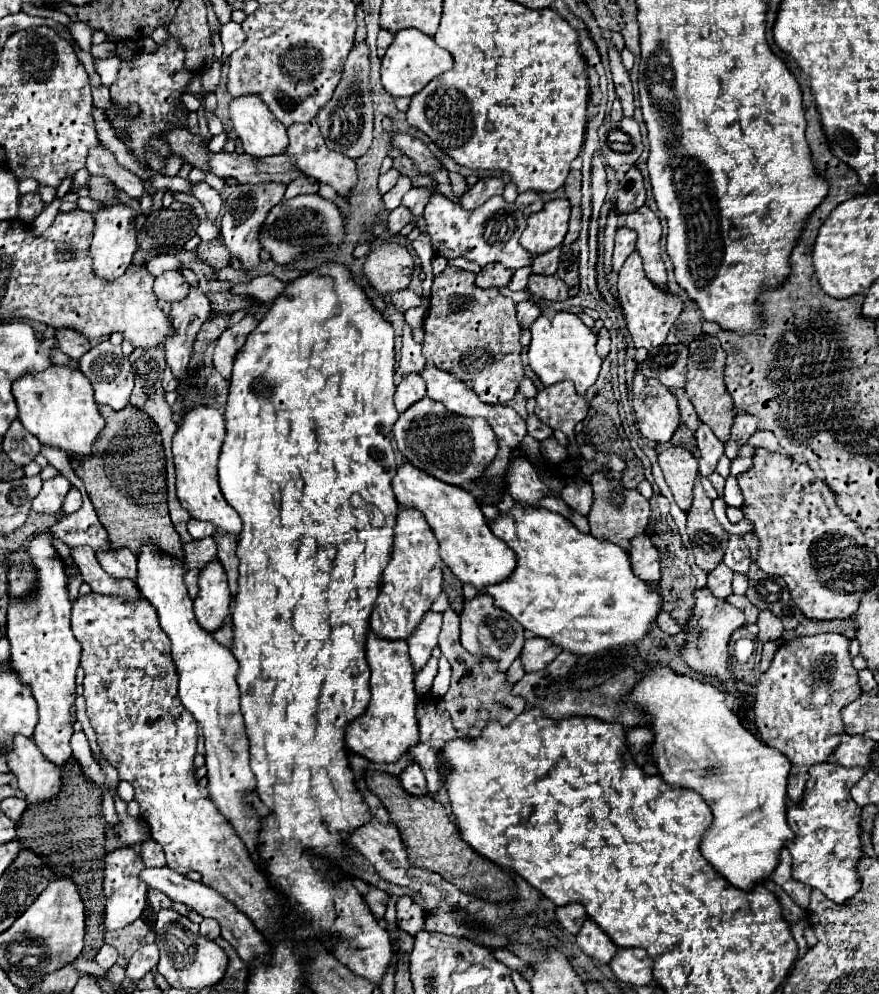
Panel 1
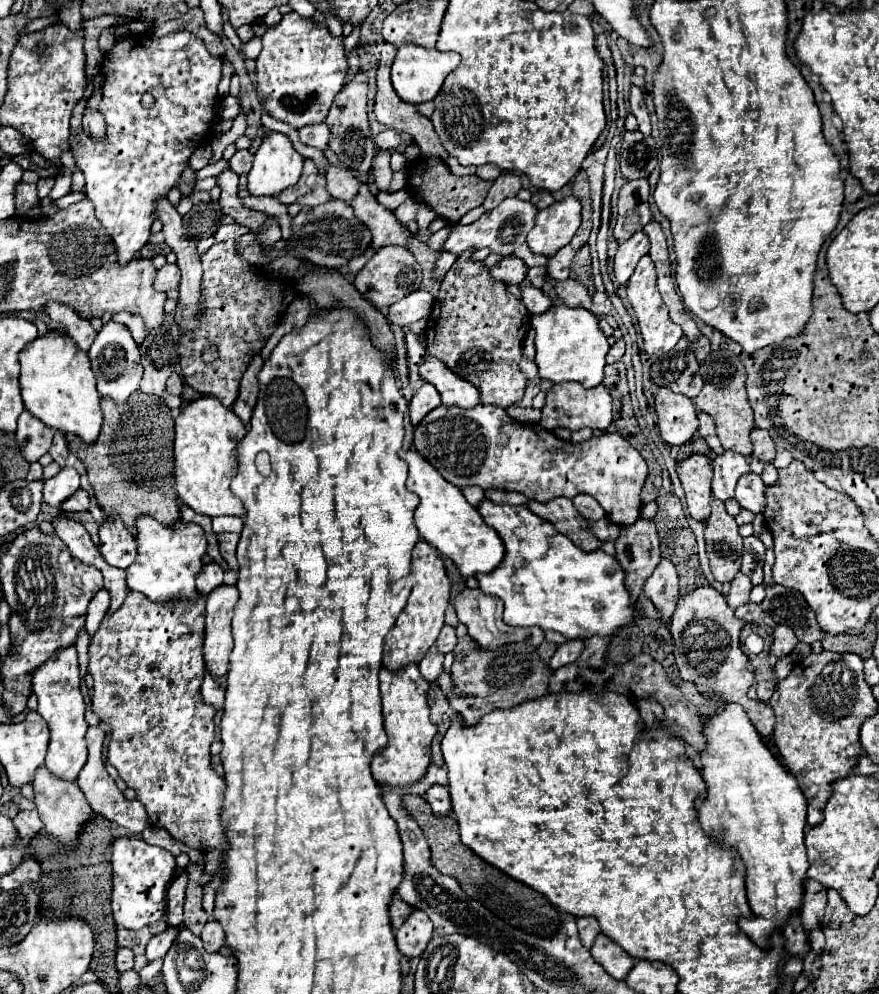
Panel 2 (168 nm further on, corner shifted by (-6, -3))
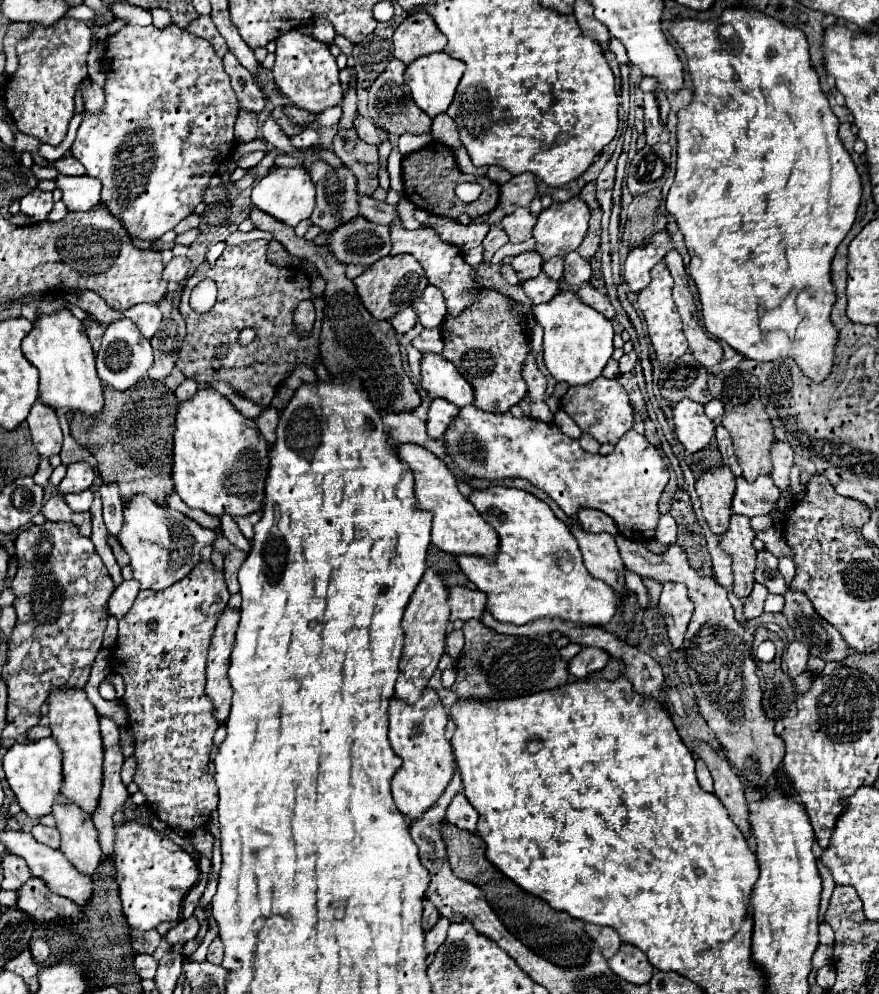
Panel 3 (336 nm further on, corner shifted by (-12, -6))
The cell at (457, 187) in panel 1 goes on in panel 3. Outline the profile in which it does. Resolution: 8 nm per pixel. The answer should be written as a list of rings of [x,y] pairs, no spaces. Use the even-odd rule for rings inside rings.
[[[460,147],[454,150],[455,160],[459,169],[465,174],[472,174],[475,176],[484,176],[487,173],[488,167],[475,167],[469,157],[465,148]]]

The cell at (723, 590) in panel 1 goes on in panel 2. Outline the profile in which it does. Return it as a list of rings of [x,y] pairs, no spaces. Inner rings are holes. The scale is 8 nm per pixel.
[[[739,573],[739,575],[733,579],[731,587],[729,587],[729,595],[727,595],[729,607],[731,607],[731,609],[737,609],[737,607],[749,603],[749,593],[751,593],[751,589],[753,589],[751,579],[749,579],[747,575]]]

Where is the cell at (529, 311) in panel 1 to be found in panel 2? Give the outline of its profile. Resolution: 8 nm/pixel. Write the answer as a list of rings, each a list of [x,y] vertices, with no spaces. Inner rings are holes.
[[[525,283],[521,287],[521,301],[525,303],[525,307],[529,309],[531,315],[541,315],[541,313],[545,313],[553,305],[551,297],[547,297],[541,289],[533,287],[531,283]]]

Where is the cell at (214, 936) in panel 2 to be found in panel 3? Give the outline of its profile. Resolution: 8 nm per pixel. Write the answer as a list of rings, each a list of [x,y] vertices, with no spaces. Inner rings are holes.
[[[215,938],[215,940],[211,942],[209,952],[207,952],[207,960],[209,960],[211,964],[221,964],[221,960],[223,960],[223,944],[221,944],[219,938]]]

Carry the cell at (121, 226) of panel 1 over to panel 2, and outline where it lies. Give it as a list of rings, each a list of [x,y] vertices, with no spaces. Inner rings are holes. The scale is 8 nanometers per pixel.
[[[185,31],[169,33],[169,35],[161,37],[161,39],[153,39],[149,33],[141,33],[141,35],[131,35],[131,33],[129,33],[129,35],[121,37],[121,39],[117,39],[117,41],[113,43],[113,49],[105,55],[103,65],[101,65],[101,73],[103,73],[105,83],[103,83],[103,99],[101,99],[101,103],[99,103],[99,111],[101,111],[101,115],[105,117],[107,141],[105,141],[105,143],[99,143],[99,141],[95,141],[91,135],[87,135],[85,131],[79,131],[79,133],[75,133],[75,135],[69,137],[69,145],[71,145],[69,151],[71,151],[71,155],[73,155],[77,167],[79,167],[79,169],[83,171],[83,175],[85,175],[85,195],[95,203],[97,219],[103,223],[103,227],[105,227],[107,231],[113,231],[111,237],[113,237],[113,241],[115,241],[115,245],[117,245],[119,263],[127,263],[129,259],[133,259],[133,257],[137,255],[137,251],[147,243],[149,233],[151,233],[151,225],[153,225],[153,221],[157,219],[157,199],[167,197],[167,193],[169,193],[173,187],[179,185],[179,177],[181,177],[183,169],[189,165],[191,153],[193,153],[197,147],[201,147],[207,139],[213,137],[213,125],[217,123],[215,119],[219,119],[219,95],[217,95],[217,85],[219,85],[219,81],[221,81],[221,65],[223,65],[221,59],[219,59],[219,57],[213,57],[213,55],[207,51],[205,43],[203,43],[199,37],[195,37],[193,33],[185,33]],[[145,93],[151,93],[151,95],[153,95],[153,107],[151,107],[151,109],[145,109],[145,107],[141,105],[141,97],[143,97]]]

